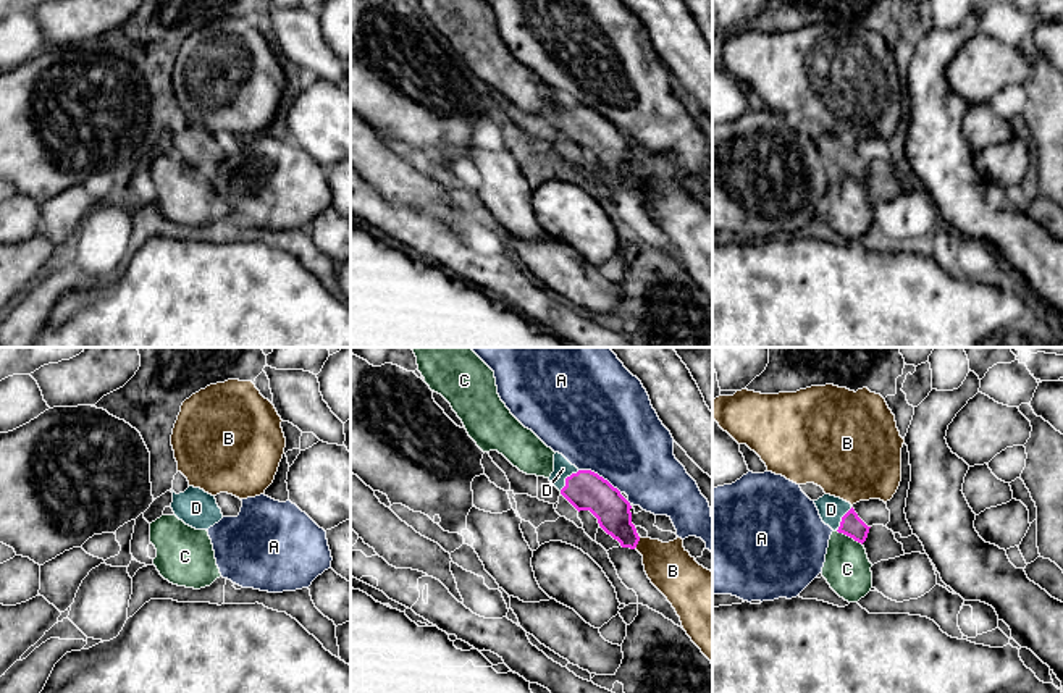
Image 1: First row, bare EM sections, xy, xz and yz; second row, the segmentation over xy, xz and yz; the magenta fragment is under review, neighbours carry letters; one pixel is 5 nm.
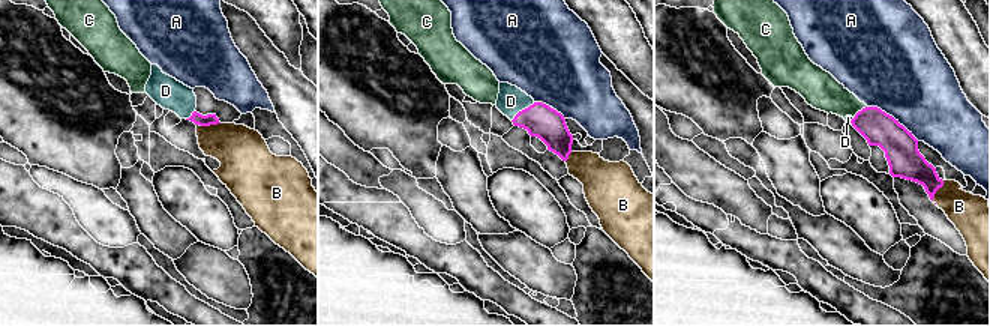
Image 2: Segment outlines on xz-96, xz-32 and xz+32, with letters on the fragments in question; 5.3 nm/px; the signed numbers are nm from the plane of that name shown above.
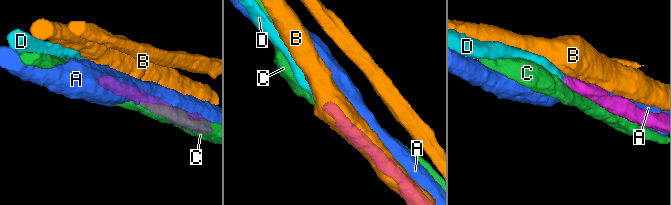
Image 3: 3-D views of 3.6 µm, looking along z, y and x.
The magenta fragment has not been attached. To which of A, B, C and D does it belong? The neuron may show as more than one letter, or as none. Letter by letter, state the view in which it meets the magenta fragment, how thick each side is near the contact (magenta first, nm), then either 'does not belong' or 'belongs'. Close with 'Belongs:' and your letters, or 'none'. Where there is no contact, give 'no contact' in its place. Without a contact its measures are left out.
A: xz | 200/480 nm | does not belong
B: xz | 180/240 nm | does not belong
C: yz | 110/240 nm | does not belong
D: xz | 200/90 nm | belongs
Belongs: D

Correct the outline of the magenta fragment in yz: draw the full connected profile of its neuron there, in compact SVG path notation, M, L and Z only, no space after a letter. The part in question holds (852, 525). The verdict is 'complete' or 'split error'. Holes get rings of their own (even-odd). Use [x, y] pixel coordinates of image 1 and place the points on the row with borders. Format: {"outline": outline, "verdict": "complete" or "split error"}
{"outline": "M824 494L817 501L814 501L819 515L826 525L829 525L834 531L843 533L853 538L858 543L864 543L869 533L869 528L855 512L850 502Z", "verdict": "split error"}

